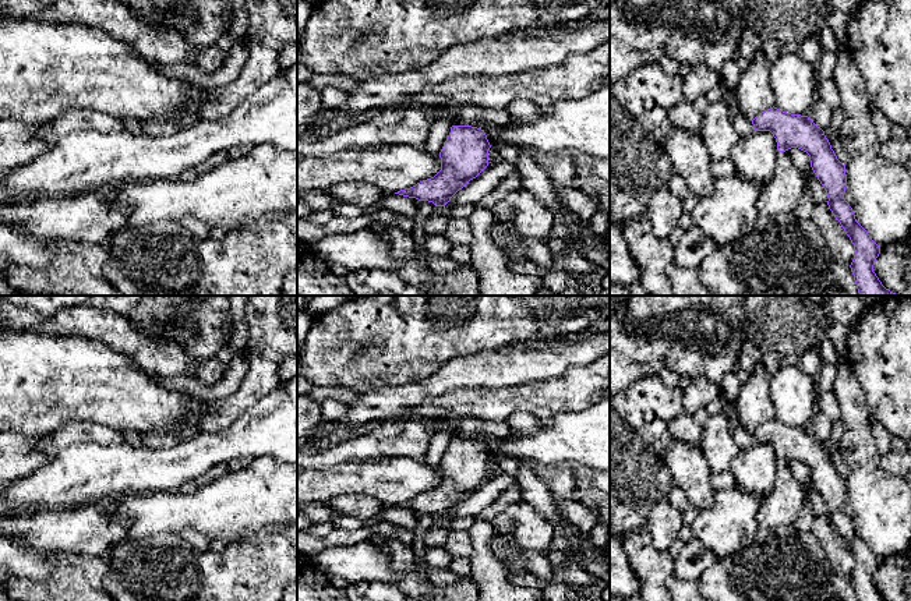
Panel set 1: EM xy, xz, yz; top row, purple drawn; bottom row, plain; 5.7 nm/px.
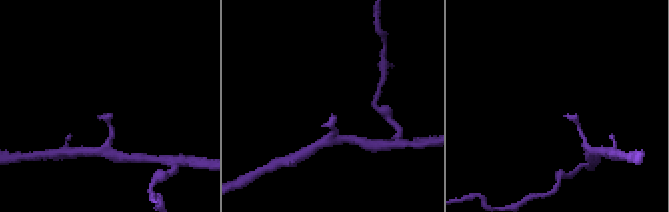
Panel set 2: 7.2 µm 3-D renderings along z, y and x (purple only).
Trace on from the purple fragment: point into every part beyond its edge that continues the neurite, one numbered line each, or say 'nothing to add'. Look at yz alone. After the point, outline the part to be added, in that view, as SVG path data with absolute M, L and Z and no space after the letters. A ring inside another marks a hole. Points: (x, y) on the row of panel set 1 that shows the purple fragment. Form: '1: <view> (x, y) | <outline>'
1: yz (744, 126) | M724 91L721 100L728 106L728 110L732 116L734 127L737 128L739 135L741 137L752 135L755 132L752 120L746 119L741 113L735 93L730 93Z

